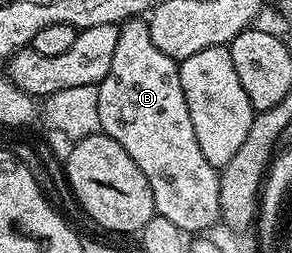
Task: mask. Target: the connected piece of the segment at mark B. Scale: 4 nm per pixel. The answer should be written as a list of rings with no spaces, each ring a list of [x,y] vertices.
[[[143,16],[131,17],[120,25],[114,60],[110,62],[106,79],[102,79],[99,86],[98,119],[101,130],[114,139],[114,143],[122,143],[126,155],[130,155],[130,159],[138,163],[142,175],[146,175],[157,214],[170,219],[174,227],[183,229],[188,235],[203,234],[212,224],[217,224],[220,221],[220,174],[217,166],[206,163],[206,155],[202,155],[202,147],[198,147],[194,123],[190,123],[190,107],[186,107],[186,95],[182,95],[179,64],[166,55],[166,51],[158,51],[158,47],[154,47],[148,22]]]

